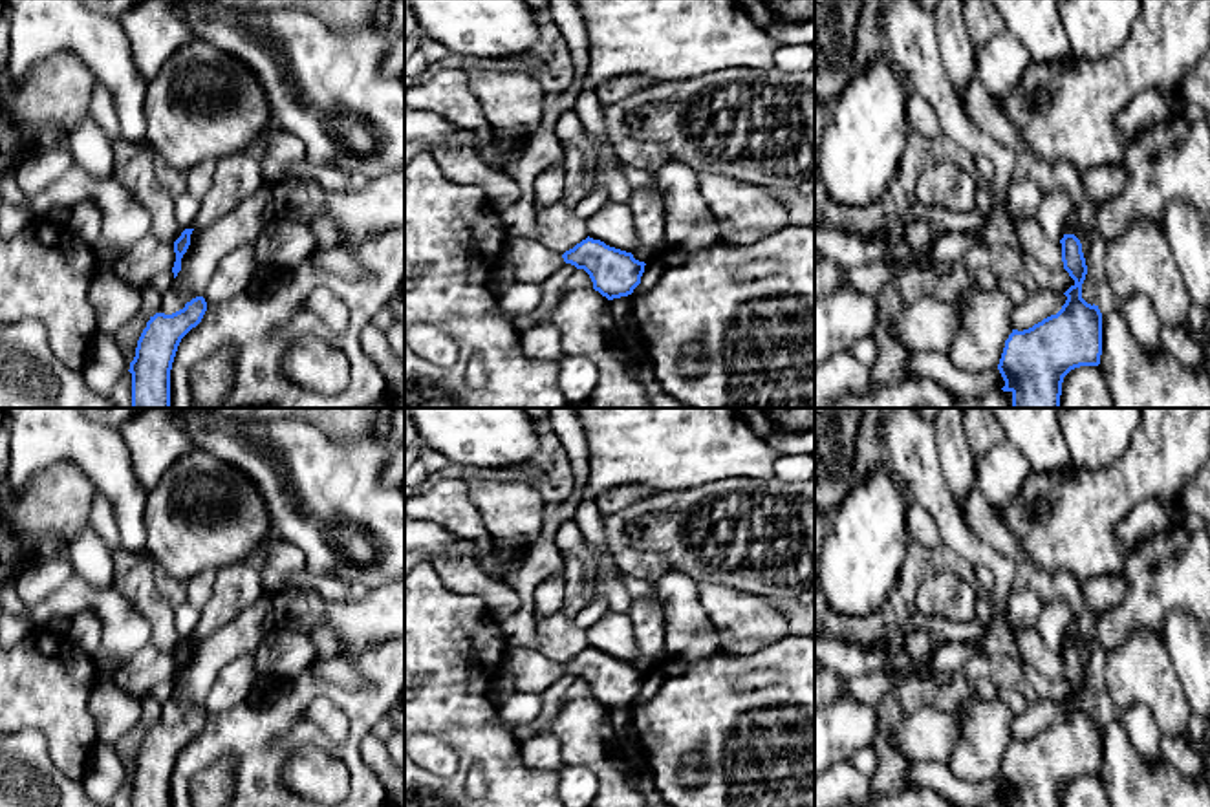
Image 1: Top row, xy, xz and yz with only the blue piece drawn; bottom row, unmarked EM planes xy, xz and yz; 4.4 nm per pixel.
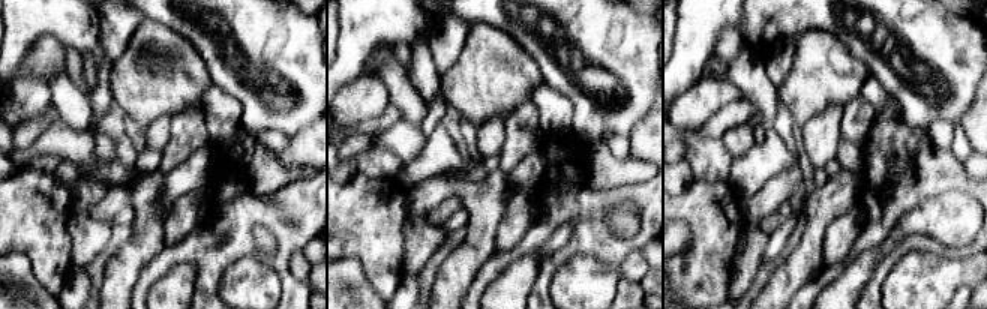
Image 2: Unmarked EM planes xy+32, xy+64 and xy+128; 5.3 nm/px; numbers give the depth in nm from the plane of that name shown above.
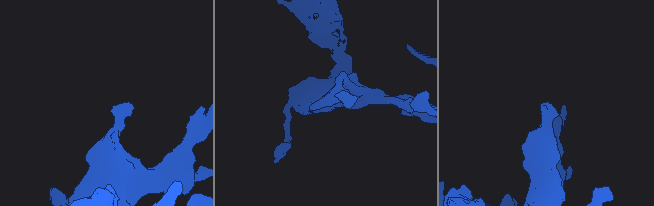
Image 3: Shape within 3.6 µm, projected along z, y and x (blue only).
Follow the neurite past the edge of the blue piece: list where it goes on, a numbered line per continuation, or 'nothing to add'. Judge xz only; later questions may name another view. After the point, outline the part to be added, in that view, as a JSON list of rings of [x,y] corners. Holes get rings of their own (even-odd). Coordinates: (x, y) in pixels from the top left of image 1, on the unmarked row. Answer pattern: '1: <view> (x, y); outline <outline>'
1: xz (533, 674); outline [[[507,646],[503,668],[514,677],[516,692],[544,694],[566,675],[562,664],[546,659],[535,648]]]

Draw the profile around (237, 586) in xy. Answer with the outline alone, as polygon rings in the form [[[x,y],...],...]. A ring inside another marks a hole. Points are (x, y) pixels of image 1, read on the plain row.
[[[234,564],[214,573],[214,591],[200,611],[192,639],[205,639],[229,624],[264,595],[260,575],[247,564]]]

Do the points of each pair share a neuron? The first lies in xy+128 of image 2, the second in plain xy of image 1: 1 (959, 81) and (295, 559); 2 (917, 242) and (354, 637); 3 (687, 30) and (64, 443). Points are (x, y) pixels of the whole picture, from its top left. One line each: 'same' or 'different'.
1: different
2: different
3: same

